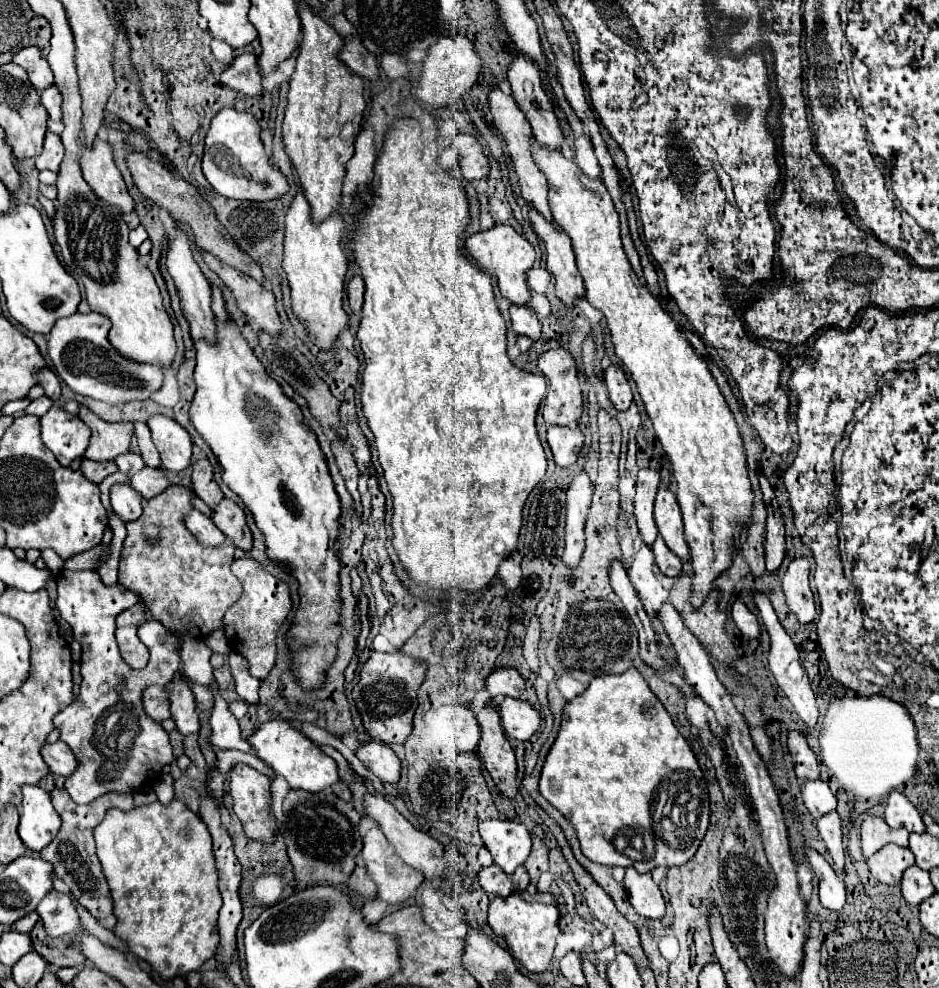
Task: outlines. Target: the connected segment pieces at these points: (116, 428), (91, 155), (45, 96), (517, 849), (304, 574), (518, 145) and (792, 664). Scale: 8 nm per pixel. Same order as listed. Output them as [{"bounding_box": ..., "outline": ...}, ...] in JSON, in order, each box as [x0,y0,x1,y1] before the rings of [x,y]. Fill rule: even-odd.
[{"bounding_box":[80,406,132,462],"outline":[[[80,406],[80,420],[92,430],[86,458],[94,462],[114,462],[116,456],[126,454],[132,440],[132,424],[110,424],[100,420],[86,406]]]},{"bounding_box":[80,138,134,214],"outline":[[[96,138],[94,146],[90,150],[84,150],[80,168],[84,180],[102,202],[106,202],[108,206],[116,206],[120,214],[134,210],[134,202],[114,164],[112,148],[108,146],[108,142]]]},{"bounding_box":[40,86,62,120],"outline":[[[56,86],[46,88],[46,90],[40,94],[40,98],[42,98],[42,106],[48,110],[50,118],[52,118],[52,120],[60,120],[60,118],[62,118],[62,110],[60,110],[62,96],[60,96],[60,92],[56,90]]]},{"bounding_box":[480,820,530,874],"outline":[[[484,820],[480,822],[480,836],[494,858],[506,874],[512,874],[522,866],[530,854],[530,834],[520,822],[508,820]]]},{"bounding_box":[190,318,340,688],"outline":[[[216,318],[216,346],[208,346],[208,342],[194,342],[196,346],[196,370],[194,370],[194,380],[196,380],[196,394],[194,394],[194,402],[190,406],[190,422],[192,426],[202,434],[202,438],[206,440],[206,444],[212,448],[212,452],[216,454],[220,466],[222,466],[222,480],[230,486],[232,492],[236,492],[242,502],[246,504],[246,508],[254,514],[254,522],[256,526],[262,530],[262,534],[266,536],[266,548],[268,548],[268,556],[272,560],[278,560],[278,562],[288,562],[292,568],[294,568],[294,576],[298,578],[300,582],[300,608],[296,612],[296,622],[294,626],[290,628],[290,634],[296,638],[296,644],[304,646],[306,648],[300,648],[300,652],[294,652],[294,666],[296,666],[296,674],[298,674],[298,682],[304,686],[304,688],[314,688],[314,686],[320,686],[324,682],[324,672],[328,670],[328,666],[332,664],[334,656],[336,656],[336,640],[340,638],[340,626],[338,626],[338,614],[340,614],[340,596],[338,596],[338,572],[340,572],[340,560],[336,558],[336,552],[334,552],[334,542],[336,542],[336,536],[338,536],[338,516],[340,516],[340,500],[338,500],[338,494],[334,490],[334,482],[330,478],[330,472],[328,472],[328,466],[326,466],[326,458],[320,450],[320,444],[316,440],[316,434],[306,426],[302,424],[302,412],[298,408],[296,402],[292,402],[290,398],[286,398],[286,394],[282,392],[280,384],[276,380],[272,380],[268,374],[266,374],[266,368],[262,366],[262,362],[256,358],[254,350],[248,346],[246,338],[240,334],[240,328],[236,326],[236,322],[232,318],[226,318],[226,320],[218,320]]]},{"bounding_box":[488,86,552,220],"outline":[[[488,86],[488,106],[490,106],[490,114],[492,114],[492,126],[504,138],[508,158],[512,162],[512,168],[514,168],[516,176],[518,176],[522,196],[528,202],[532,202],[536,206],[536,210],[540,214],[544,214],[546,220],[552,220],[552,214],[550,214],[550,208],[548,208],[548,198],[546,198],[548,182],[546,182],[546,176],[536,168],[536,164],[530,156],[530,148],[528,148],[528,136],[532,134],[532,130],[528,126],[528,120],[522,114],[522,110],[516,106],[516,98],[512,94],[506,94],[506,92],[508,92],[508,88],[504,88],[504,86]]]},{"bounding_box":[752,588,818,728],"outline":[[[754,588],[754,590],[752,590],[752,600],[754,600],[754,604],[756,604],[758,612],[760,612],[760,618],[762,618],[764,626],[766,626],[766,630],[768,630],[768,636],[770,636],[770,656],[768,656],[770,672],[774,674],[780,690],[782,690],[782,692],[786,694],[786,698],[792,702],[792,706],[794,706],[794,710],[798,712],[798,716],[812,728],[812,726],[816,724],[816,720],[818,720],[818,706],[816,706],[816,696],[814,696],[812,688],[810,688],[808,674],[806,674],[806,670],[802,668],[802,662],[800,662],[800,656],[798,656],[798,648],[796,648],[796,644],[792,642],[792,638],[786,634],[786,630],[782,628],[782,624],[780,624],[780,620],[778,620],[778,616],[776,616],[776,612],[774,612],[768,596],[766,596],[764,592],[760,592],[760,590]]]}]

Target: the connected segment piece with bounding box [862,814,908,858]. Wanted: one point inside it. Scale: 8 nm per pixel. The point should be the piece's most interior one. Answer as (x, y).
(875, 833)

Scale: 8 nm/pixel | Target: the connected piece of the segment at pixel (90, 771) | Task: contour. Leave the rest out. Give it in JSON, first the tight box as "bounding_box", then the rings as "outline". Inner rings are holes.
{"bounding_box":[54,570,180,804],"outline":[[[62,570],[58,574],[58,598],[56,598],[56,608],[60,610],[60,616],[72,626],[74,636],[82,644],[82,684],[80,684],[80,694],[78,698],[72,700],[62,712],[56,714],[54,726],[60,730],[60,740],[66,742],[74,756],[76,756],[76,770],[72,776],[66,778],[64,790],[70,794],[70,798],[76,804],[88,804],[94,798],[108,794],[108,792],[140,792],[146,788],[146,784],[154,782],[158,774],[162,772],[164,766],[168,766],[174,756],[172,756],[172,746],[168,740],[168,732],[158,722],[152,722],[142,708],[142,692],[146,686],[152,684],[168,684],[176,670],[180,668],[180,644],[178,638],[166,630],[160,622],[156,620],[146,620],[140,628],[142,642],[150,650],[150,662],[142,670],[130,668],[126,662],[122,662],[122,656],[116,646],[114,638],[114,620],[120,612],[140,604],[140,596],[126,590],[122,584],[114,586],[104,586],[100,576],[94,570]]]}

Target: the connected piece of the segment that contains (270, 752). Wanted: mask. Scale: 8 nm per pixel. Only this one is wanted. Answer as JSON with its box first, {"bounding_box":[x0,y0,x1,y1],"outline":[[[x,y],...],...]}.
{"bounding_box":[248,720,340,794],"outline":[[[276,720],[264,722],[248,740],[250,740],[252,748],[256,750],[256,754],[268,766],[272,766],[276,774],[284,776],[292,788],[302,788],[312,794],[318,794],[318,792],[330,790],[332,784],[340,782],[336,762],[330,756],[326,756],[320,750],[320,746],[316,746],[312,740],[308,740],[302,732],[288,726],[288,722],[276,722]]]}

